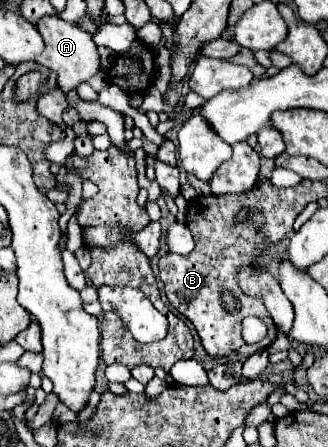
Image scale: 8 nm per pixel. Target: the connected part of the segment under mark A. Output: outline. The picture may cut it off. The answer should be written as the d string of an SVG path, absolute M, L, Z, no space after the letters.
M46 16L40 18L36 24L36 30L42 34L44 38L44 50L38 56L38 60L34 60L36 64L56 72L58 76L58 86L64 92L74 90L80 82L86 82L90 76L94 76L98 72L100 66L100 56L98 56L98 48L92 42L92 36L88 32L84 32L82 28L64 22L58 16Z

